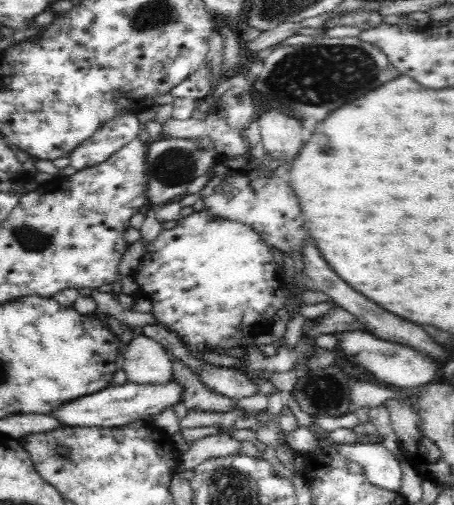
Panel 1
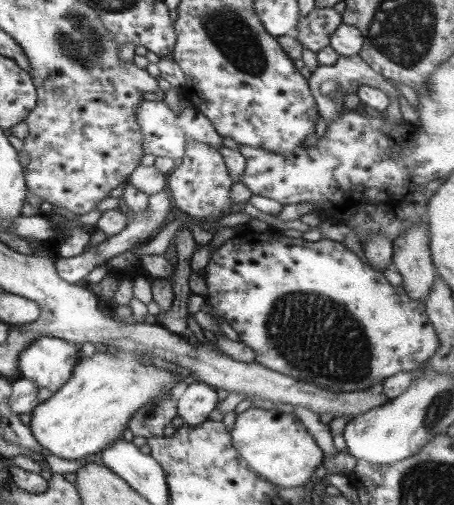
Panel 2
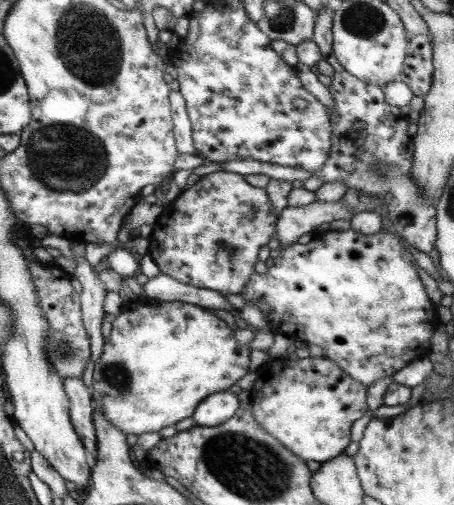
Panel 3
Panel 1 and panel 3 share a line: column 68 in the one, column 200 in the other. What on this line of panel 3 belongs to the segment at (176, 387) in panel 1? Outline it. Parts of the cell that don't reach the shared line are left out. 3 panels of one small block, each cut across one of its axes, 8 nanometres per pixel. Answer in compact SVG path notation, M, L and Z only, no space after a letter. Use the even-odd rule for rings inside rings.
M229 390L207 396L192 413L198 426L218 426L235 416L240 409L238 397Z

